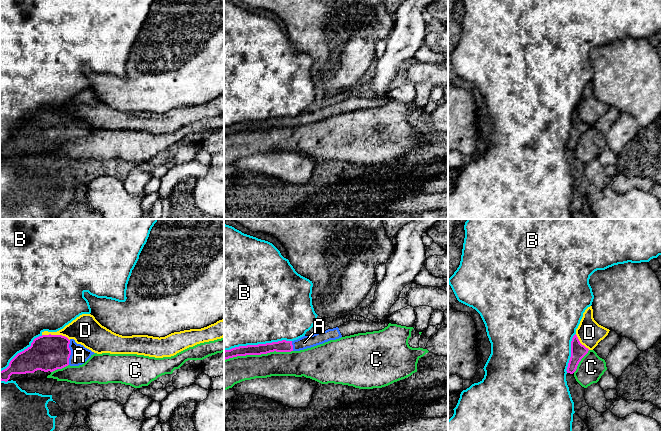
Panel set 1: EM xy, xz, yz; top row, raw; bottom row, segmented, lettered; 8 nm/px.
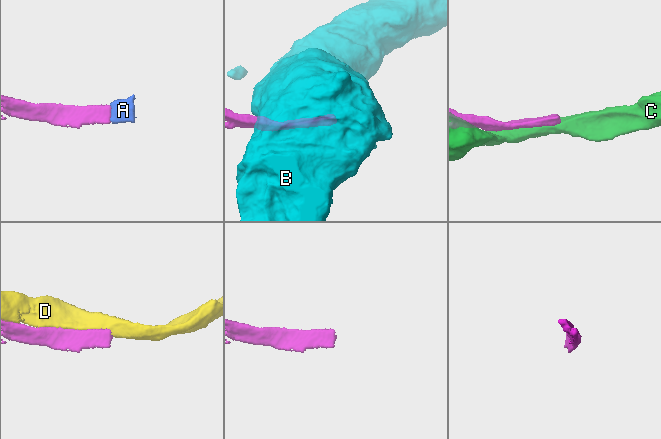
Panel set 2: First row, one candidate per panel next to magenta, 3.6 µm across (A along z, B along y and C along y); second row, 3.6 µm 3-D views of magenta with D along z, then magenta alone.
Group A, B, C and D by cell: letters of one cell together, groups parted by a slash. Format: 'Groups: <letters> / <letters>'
Groups: A / B / C / D

